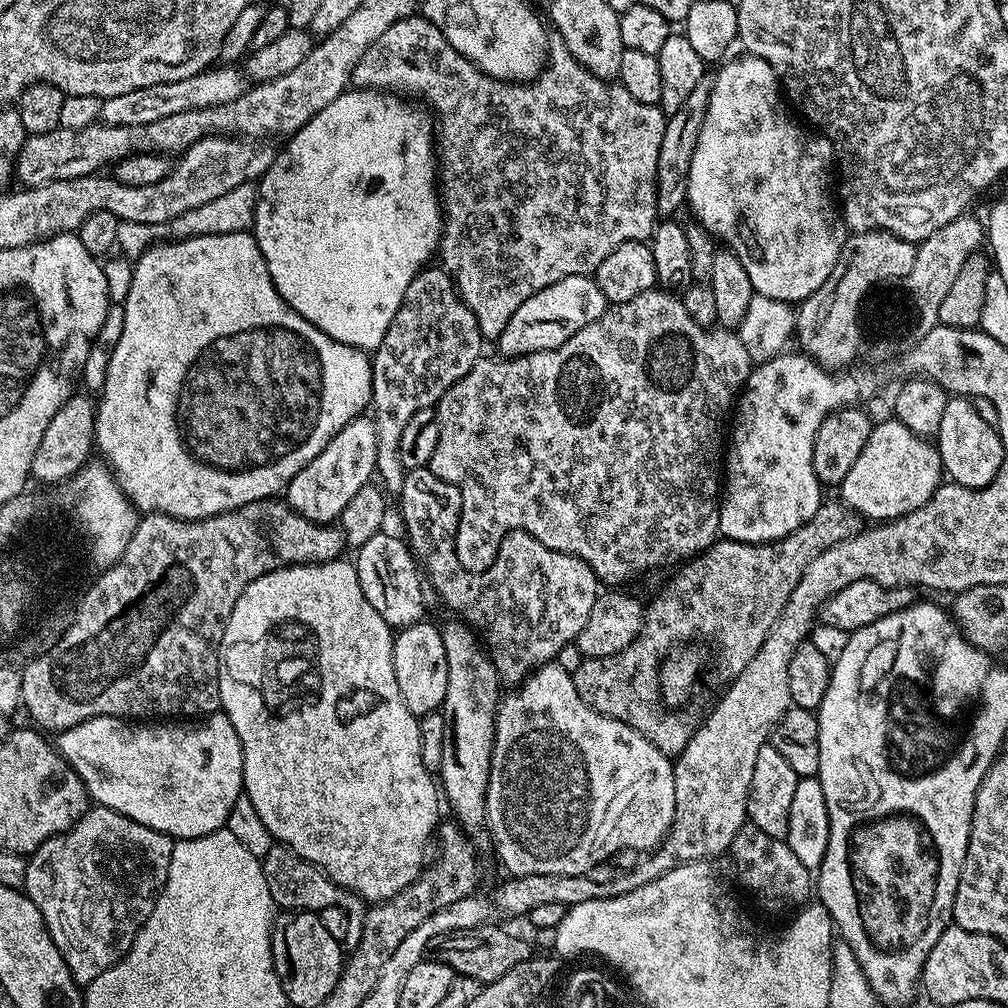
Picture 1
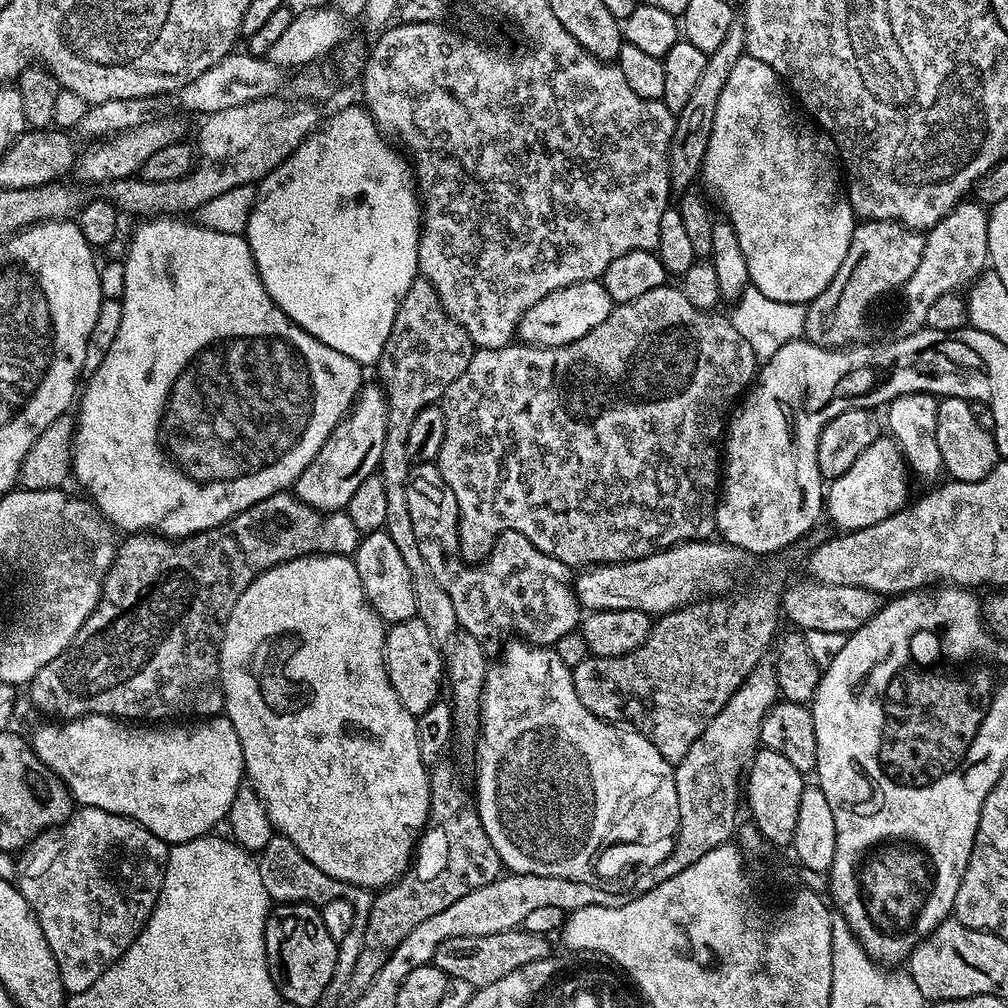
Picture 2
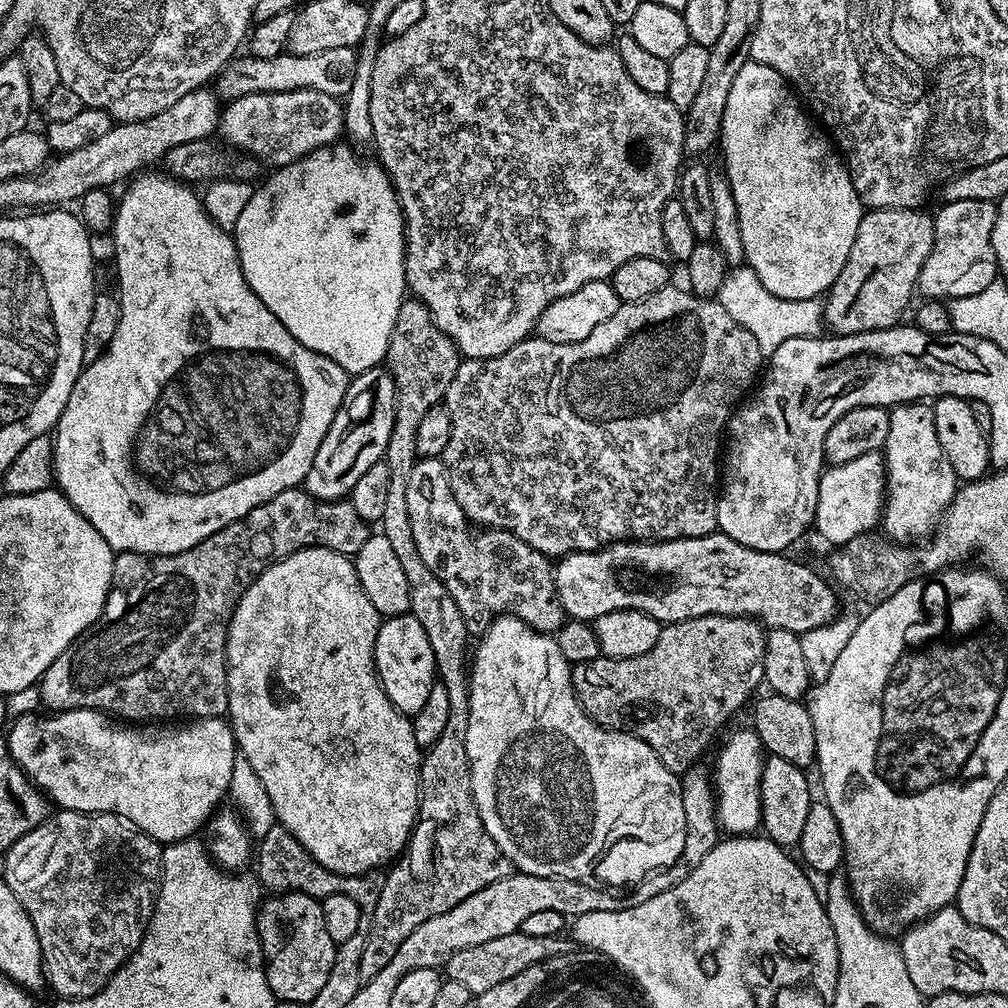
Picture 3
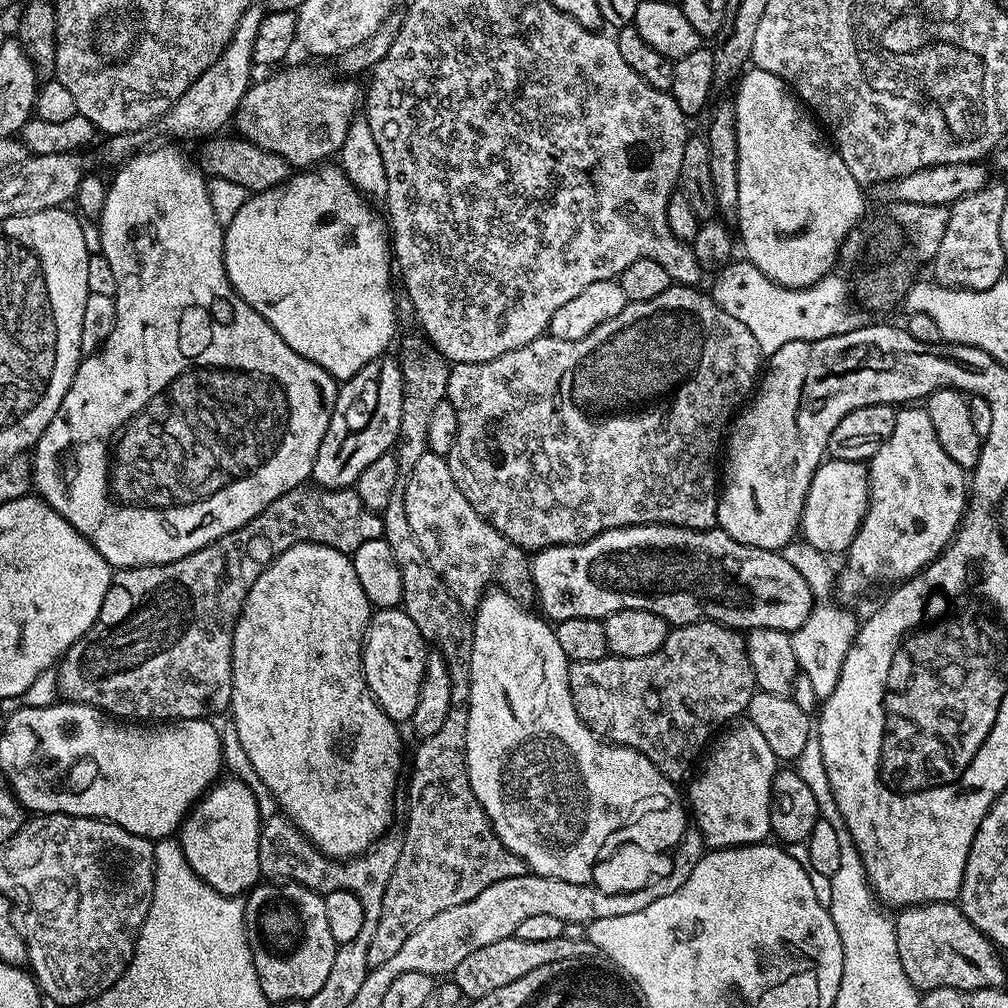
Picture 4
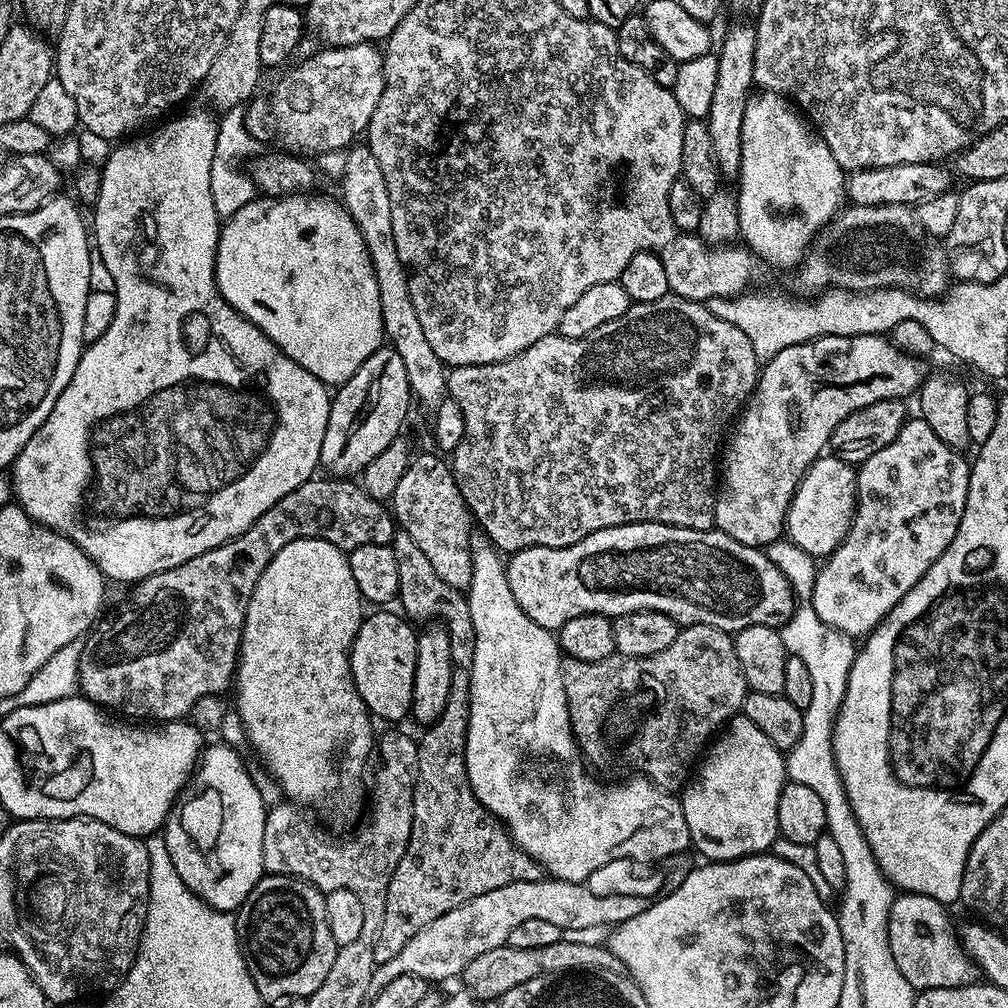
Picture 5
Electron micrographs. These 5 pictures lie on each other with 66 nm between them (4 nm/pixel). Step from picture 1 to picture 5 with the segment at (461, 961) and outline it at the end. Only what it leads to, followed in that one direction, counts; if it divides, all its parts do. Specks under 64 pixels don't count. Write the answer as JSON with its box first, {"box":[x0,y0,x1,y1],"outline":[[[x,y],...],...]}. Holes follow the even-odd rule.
{"box":[462,938,621,1002],"outline":[[[561,938],[551,946],[542,946],[538,950],[518,950],[507,946],[486,950],[486,954],[478,954],[478,958],[474,958],[474,962],[464,968],[462,981],[463,987],[477,1001],[483,1002],[506,994],[514,986],[522,986],[522,982],[530,982],[530,978],[554,976],[561,972],[619,973],[621,968],[620,959],[603,943],[587,944],[584,938]]]}

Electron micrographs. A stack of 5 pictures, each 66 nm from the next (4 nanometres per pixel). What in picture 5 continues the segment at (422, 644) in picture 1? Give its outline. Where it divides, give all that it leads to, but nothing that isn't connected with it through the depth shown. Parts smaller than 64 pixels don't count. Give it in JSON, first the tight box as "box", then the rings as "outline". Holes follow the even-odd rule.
{"box":[350,610,417,721],"outline":[[[376,610],[373,616],[372,613],[365,615],[350,654],[354,686],[377,721],[407,717],[412,710],[414,694],[417,629],[399,611],[388,611],[392,610]]]}

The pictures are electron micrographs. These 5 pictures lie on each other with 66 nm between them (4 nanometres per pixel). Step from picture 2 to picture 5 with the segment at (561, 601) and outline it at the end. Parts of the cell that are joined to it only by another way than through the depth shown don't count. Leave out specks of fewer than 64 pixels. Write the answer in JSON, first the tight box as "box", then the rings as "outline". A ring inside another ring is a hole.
{"box":[390,452,474,590],"outline":[[[424,452],[409,463],[406,474],[398,481],[398,490],[392,495],[390,511],[402,531],[410,534],[424,551],[434,566],[434,574],[438,574],[446,586],[464,590],[472,573],[470,541],[474,524],[449,461],[443,455],[435,455]]]}

